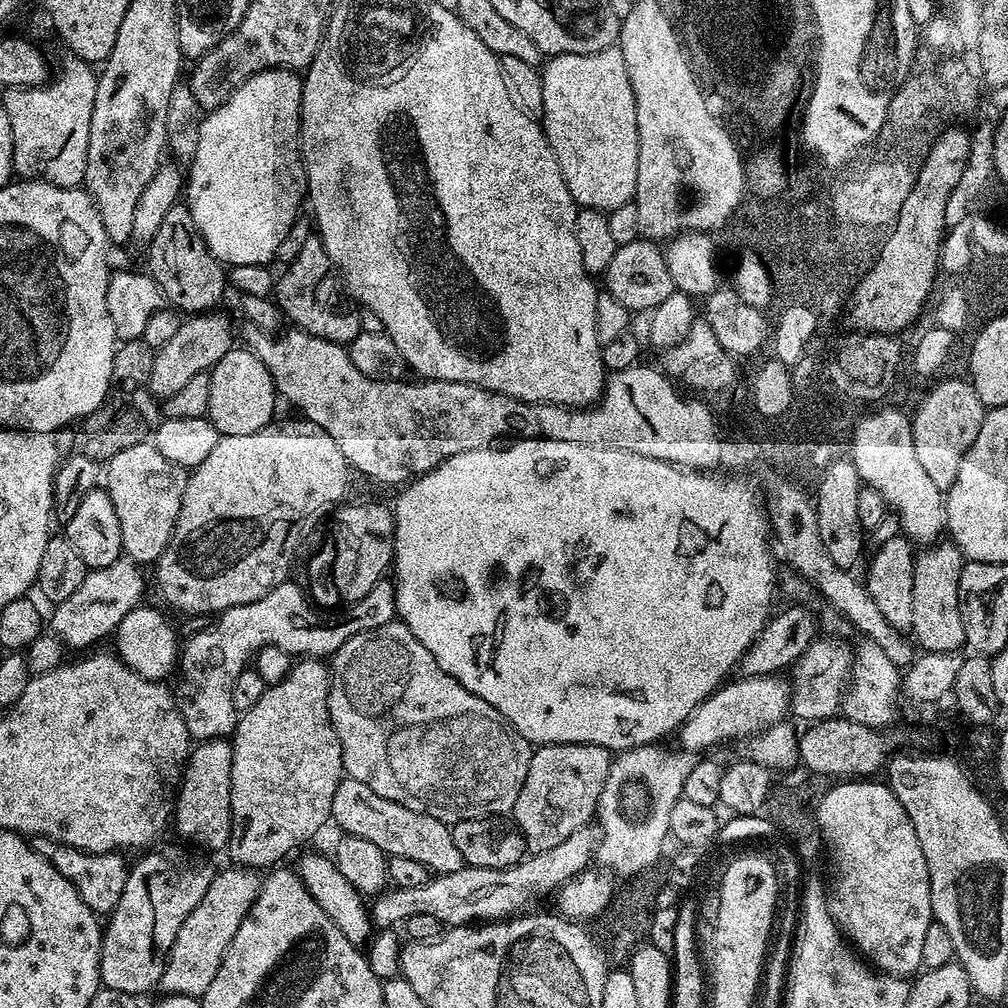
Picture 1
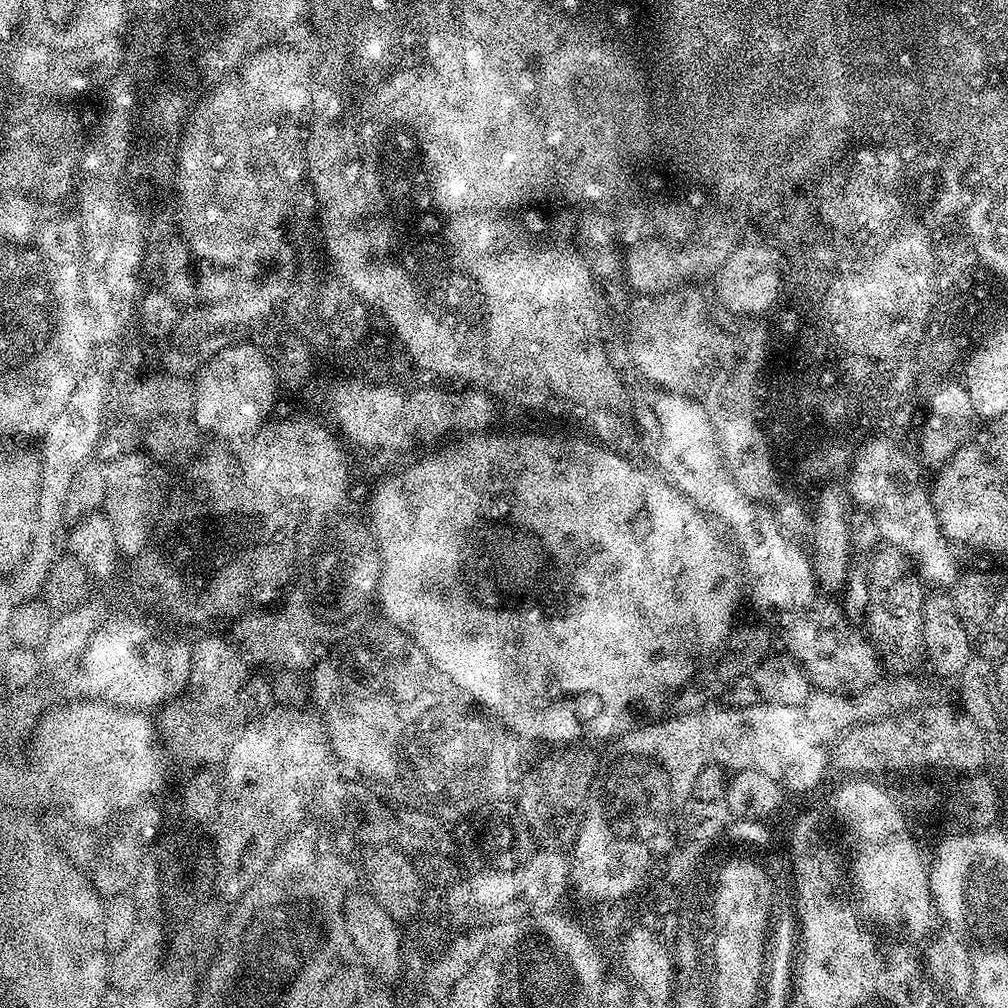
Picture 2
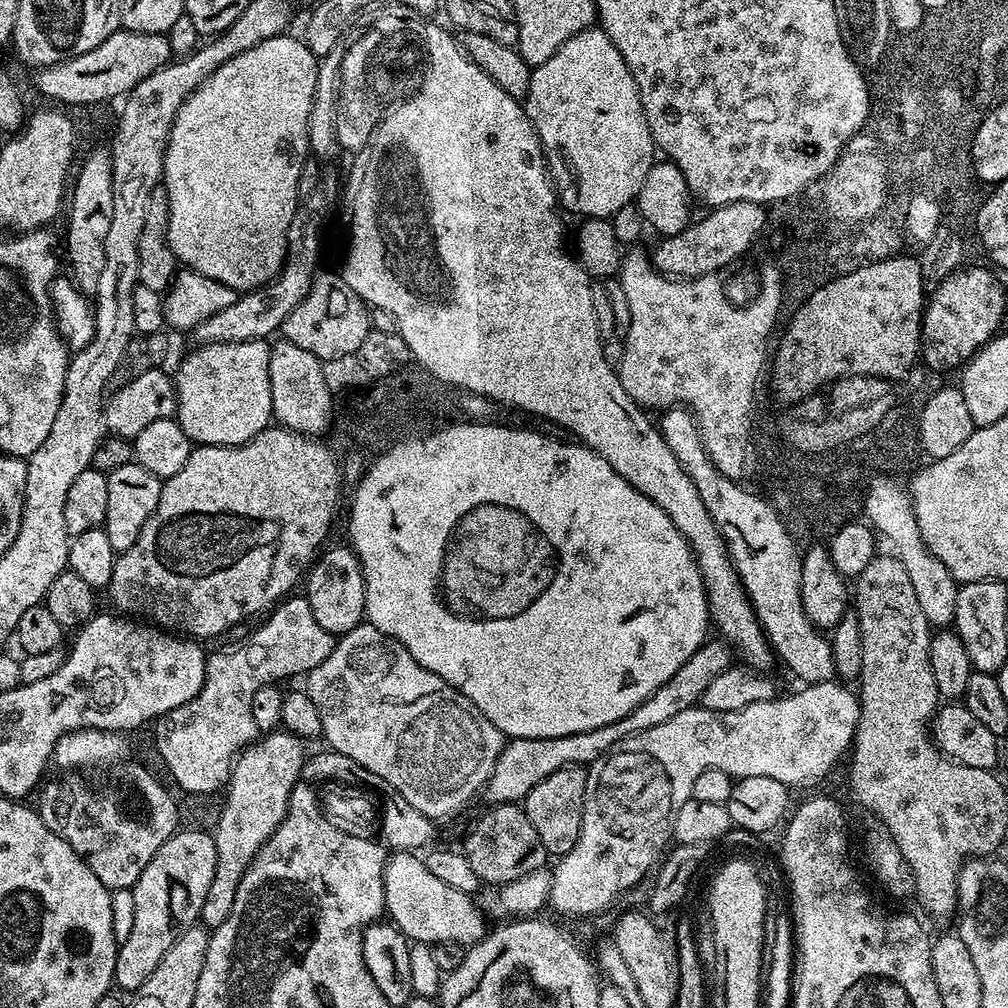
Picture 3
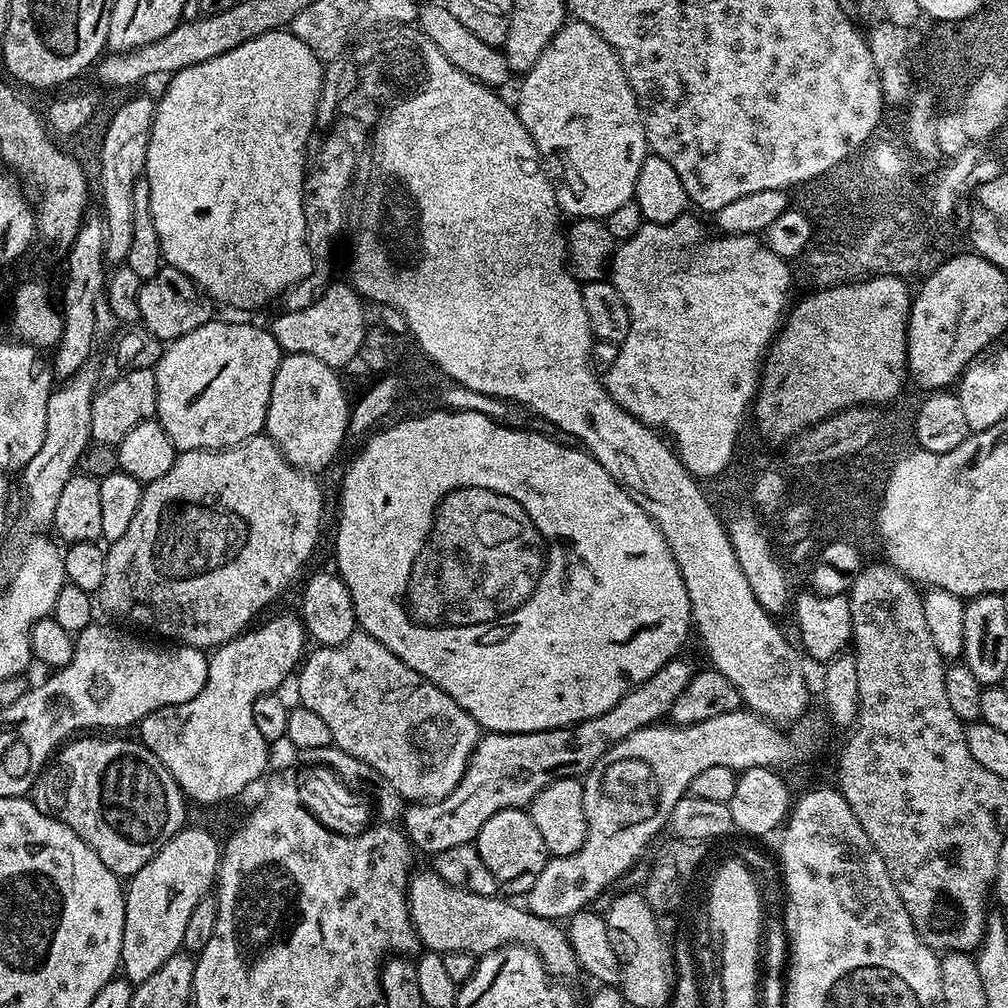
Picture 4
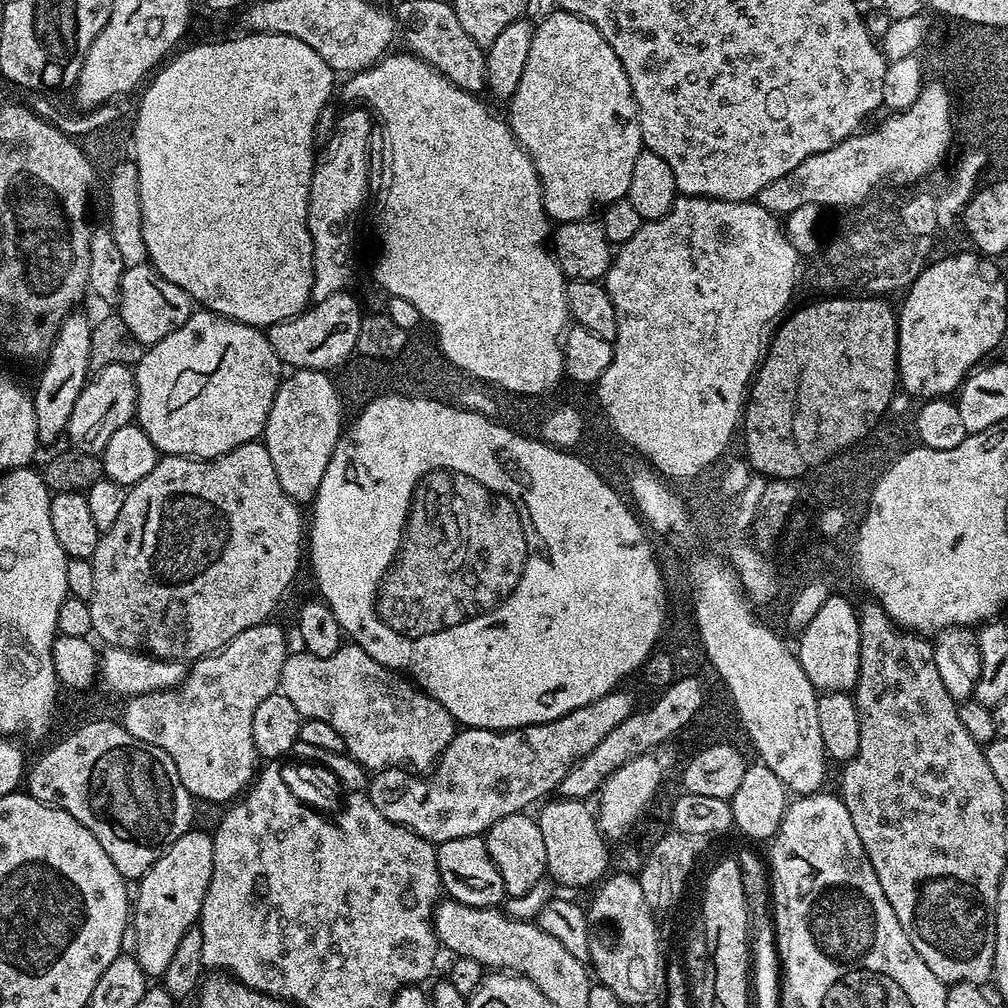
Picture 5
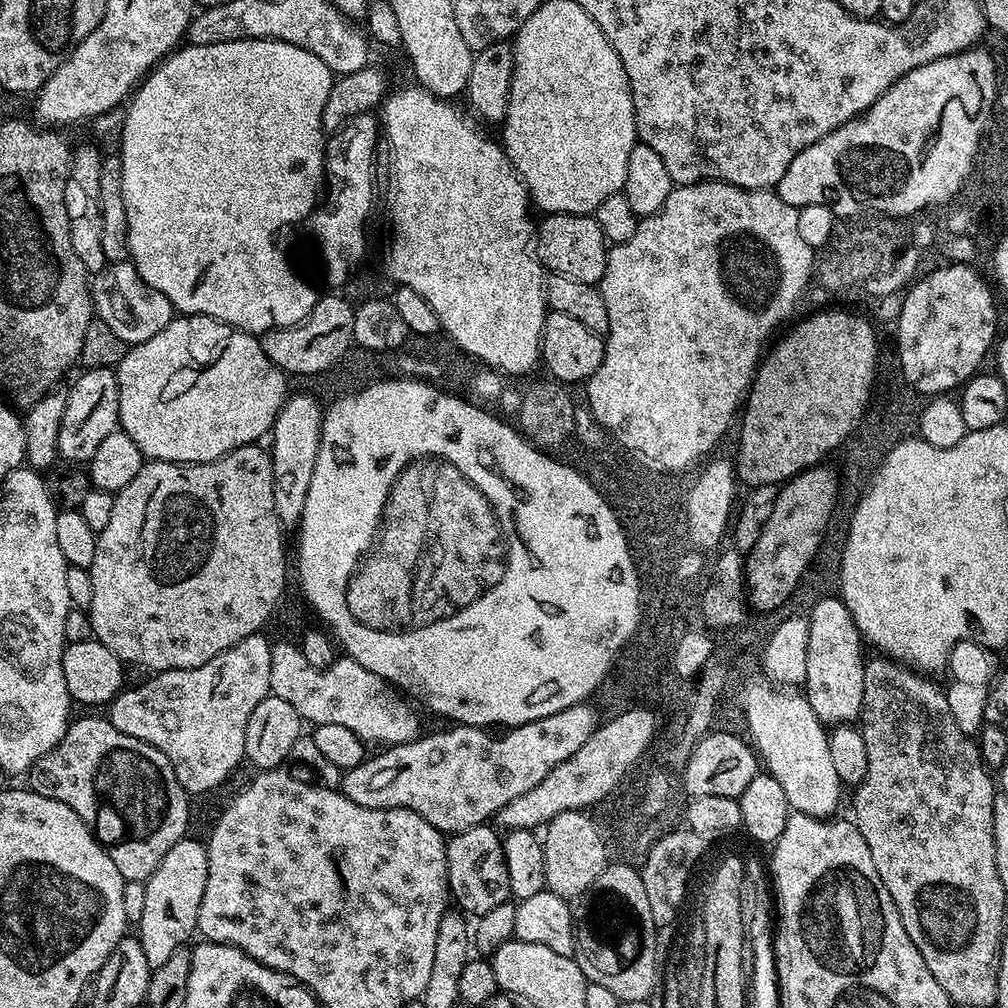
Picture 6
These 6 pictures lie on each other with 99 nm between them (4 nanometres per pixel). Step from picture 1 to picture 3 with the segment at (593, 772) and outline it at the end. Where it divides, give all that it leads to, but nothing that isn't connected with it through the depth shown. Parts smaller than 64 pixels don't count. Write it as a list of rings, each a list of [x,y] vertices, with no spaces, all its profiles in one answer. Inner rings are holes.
[[[580,766],[554,770],[550,778],[542,778],[542,782],[531,788],[522,801],[526,818],[530,818],[530,826],[534,826],[538,838],[542,838],[542,846],[549,857],[565,856],[567,852],[574,850],[574,842],[578,842],[584,813],[587,777],[587,771]]]

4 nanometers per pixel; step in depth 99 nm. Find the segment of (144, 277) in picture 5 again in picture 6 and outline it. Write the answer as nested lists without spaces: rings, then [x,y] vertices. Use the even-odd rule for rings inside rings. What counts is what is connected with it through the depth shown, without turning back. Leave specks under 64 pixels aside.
[[[130,262],[109,263],[91,277],[90,283],[95,315],[106,322],[106,326],[110,326],[124,344],[141,344],[146,342],[146,338],[154,338],[154,334],[158,334],[158,330],[166,330],[174,318],[170,298],[147,284]]]

